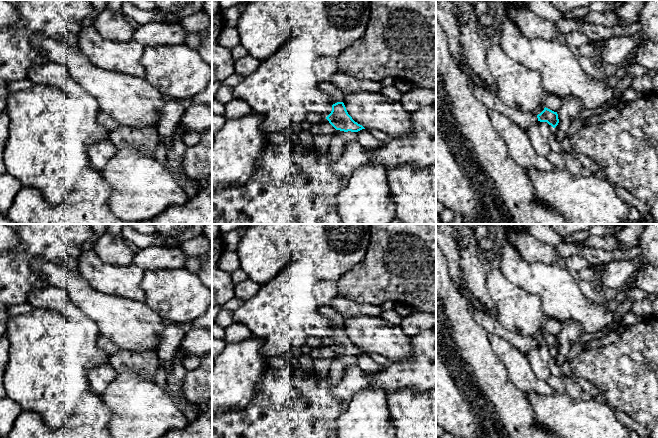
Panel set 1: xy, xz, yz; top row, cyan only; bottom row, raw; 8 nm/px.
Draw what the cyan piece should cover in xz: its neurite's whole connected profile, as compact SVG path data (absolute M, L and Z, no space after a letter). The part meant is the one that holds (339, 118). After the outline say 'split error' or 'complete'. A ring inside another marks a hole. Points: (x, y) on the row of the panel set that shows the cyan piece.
M331 81L319 83L318 87L319 90L328 94L336 102L332 105L331 113L326 117L336 130L358 132L365 129L362 125L355 122L348 114L343 103L344 94Z; split error

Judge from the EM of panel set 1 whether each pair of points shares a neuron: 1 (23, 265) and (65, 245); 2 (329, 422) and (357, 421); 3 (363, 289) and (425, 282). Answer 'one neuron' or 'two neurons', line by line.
1: one neuron
2: two neurons
3: one neuron

